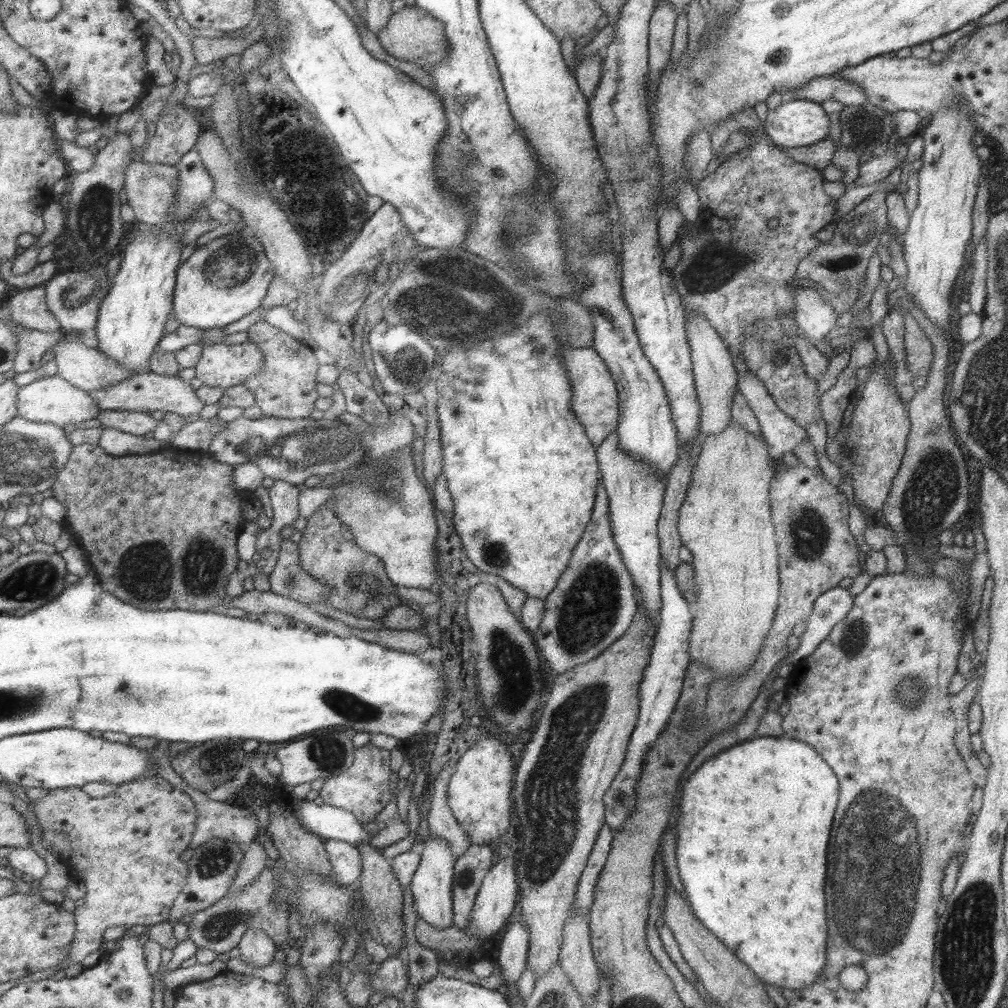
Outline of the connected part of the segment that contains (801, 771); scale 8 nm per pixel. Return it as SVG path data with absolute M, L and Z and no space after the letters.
M752 736L753 740L745 740L737 746L731 746L709 760L705 760L695 772L691 772L680 789L679 814L674 823L675 862L679 880L685 888L686 899L692 913L700 923L712 932L749 970L761 980L777 988L792 989L809 986L820 973L824 965L826 932L825 916L823 916L823 882L825 882L825 848L831 832L833 810L837 806L838 781L828 764L817 755L809 745L785 736Z

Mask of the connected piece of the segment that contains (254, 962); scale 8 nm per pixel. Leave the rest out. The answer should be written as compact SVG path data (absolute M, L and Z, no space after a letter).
M247 929L238 942L239 958L251 967L264 967L271 963L277 947L261 929Z

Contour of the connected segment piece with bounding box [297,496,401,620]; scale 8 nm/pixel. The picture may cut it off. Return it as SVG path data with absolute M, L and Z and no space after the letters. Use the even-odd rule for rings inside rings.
M330 496L317 512L306 519L306 527L297 542L297 558L307 574L330 586L328 606L351 613L361 620L380 620L388 608L399 605L401 600L392 592L393 584L385 574L383 563L377 556L361 551L351 531L340 523L332 506L333 501ZM347 596L350 606L358 610L351 609L345 602Z

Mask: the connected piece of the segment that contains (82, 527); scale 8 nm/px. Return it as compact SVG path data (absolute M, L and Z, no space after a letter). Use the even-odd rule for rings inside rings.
M89 443L74 446L67 466L60 472L57 482L53 486L53 497L66 507L65 525L75 532L88 553L89 562L96 572L97 580L105 592L113 596L121 596L125 604L137 604L137 608L149 610L165 610L165 608L181 608L181 610L195 610L207 612L220 610L224 599L225 589L229 577L236 571L238 553L236 542L242 523L245 521L244 510L248 505L250 494L233 484L233 469L230 464L223 464L215 460L211 454L201 451L188 451L186 454L177 450L163 450L153 454L131 454L125 456L111 456L105 454L97 444Z

